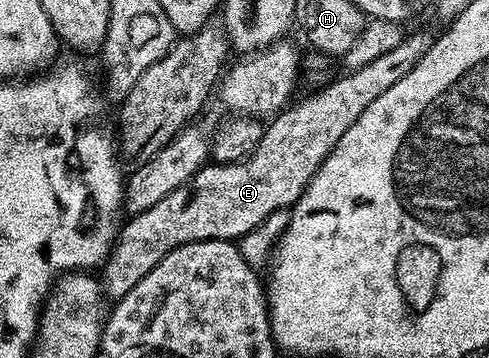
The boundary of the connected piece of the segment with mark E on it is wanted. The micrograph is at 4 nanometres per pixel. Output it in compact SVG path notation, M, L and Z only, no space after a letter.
M406 35L395 50L331 81L302 104L294 103L278 112L265 124L259 146L255 146L246 160L237 164L206 163L188 184L179 186L179 190L171 190L171 194L155 202L151 210L129 216L122 223L117 241L99 272L106 297L113 302L123 299L150 270L167 258L167 254L171 254L171 250L179 246L204 240L237 242L255 230L267 214L275 214L275 210L284 208L292 209L319 166L323 166L327 154L331 154L339 138L351 130L351 122L355 122L355 118L359 118L359 114L363 114L363 110L367 110L379 94L391 90L403 74L411 74L430 43L430 37Z

